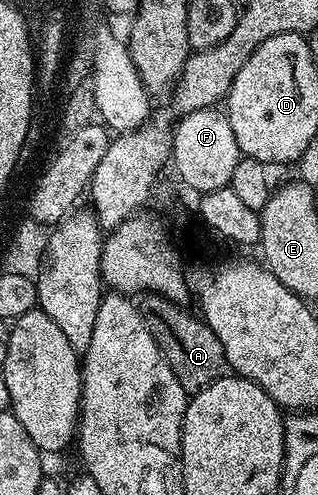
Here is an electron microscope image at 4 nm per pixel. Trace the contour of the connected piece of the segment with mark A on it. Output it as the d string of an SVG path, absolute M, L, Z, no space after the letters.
M160 293L142 296L139 308L159 351L165 356L165 362L171 367L175 379L185 388L186 394L198 393L226 372L223 343L211 331L211 327L196 312L188 313L176 301L168 301Z

